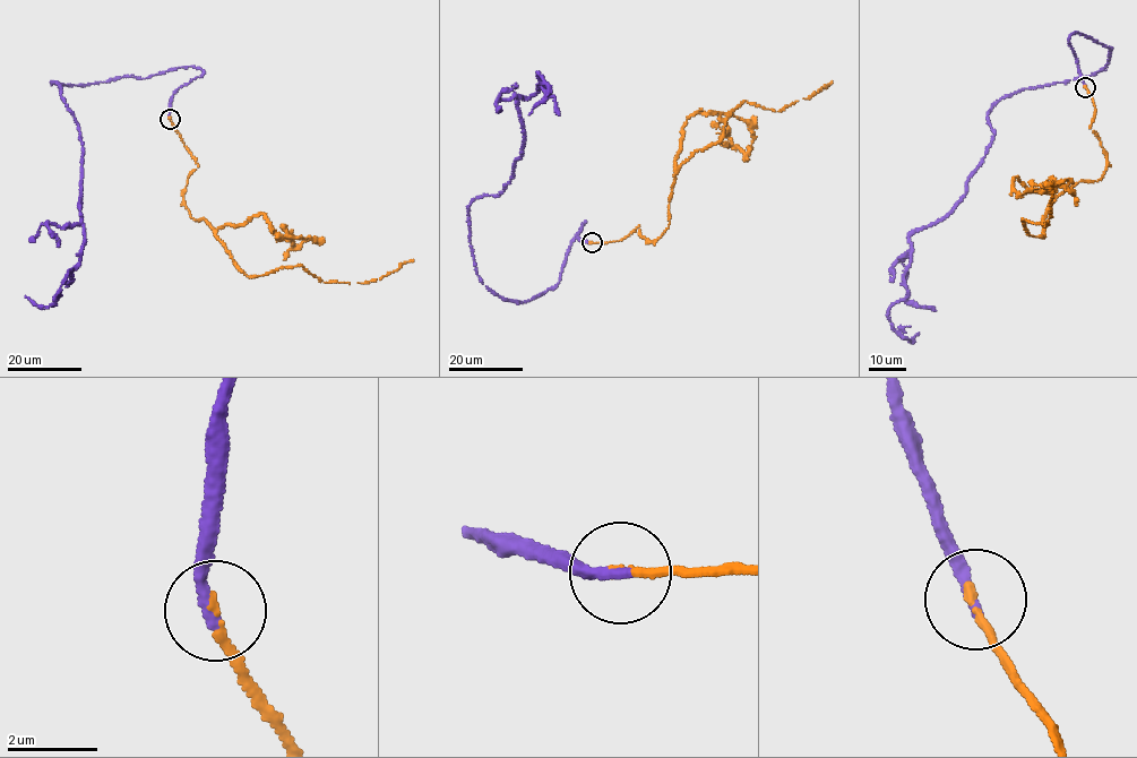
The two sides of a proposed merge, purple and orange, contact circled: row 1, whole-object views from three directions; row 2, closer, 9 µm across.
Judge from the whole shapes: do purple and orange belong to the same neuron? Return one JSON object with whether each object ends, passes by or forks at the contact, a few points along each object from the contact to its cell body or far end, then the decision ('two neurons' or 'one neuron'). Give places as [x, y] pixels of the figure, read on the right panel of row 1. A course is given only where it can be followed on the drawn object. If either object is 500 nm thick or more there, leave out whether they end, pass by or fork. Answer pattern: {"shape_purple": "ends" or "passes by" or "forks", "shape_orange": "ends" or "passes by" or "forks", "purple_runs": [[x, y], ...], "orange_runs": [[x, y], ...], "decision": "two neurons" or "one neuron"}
{"shape_purple": "ends", "shape_orange": "ends", "purple_runs": [[1085, 87], [1078, 32], [1110, 48], [1107, 65], [988, 114], [966, 195], [910, 237], [889, 315], [919, 333]], "orange_runs": [[1085, 87], [1107, 169], [1058, 196], [1043, 237], [1028, 234], [1024, 218], [1048, 224], [1051, 182]], "decision": "one neuron"}

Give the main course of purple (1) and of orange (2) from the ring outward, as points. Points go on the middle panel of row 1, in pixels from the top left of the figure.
1: (591, 242), (585, 222), (523, 302), (482, 283), (468, 207), (513, 179), (530, 114)
2: (591, 242), (638, 226), (657, 239), (680, 165), (718, 141), (733, 110), (747, 101), (781, 111), (830, 82)

